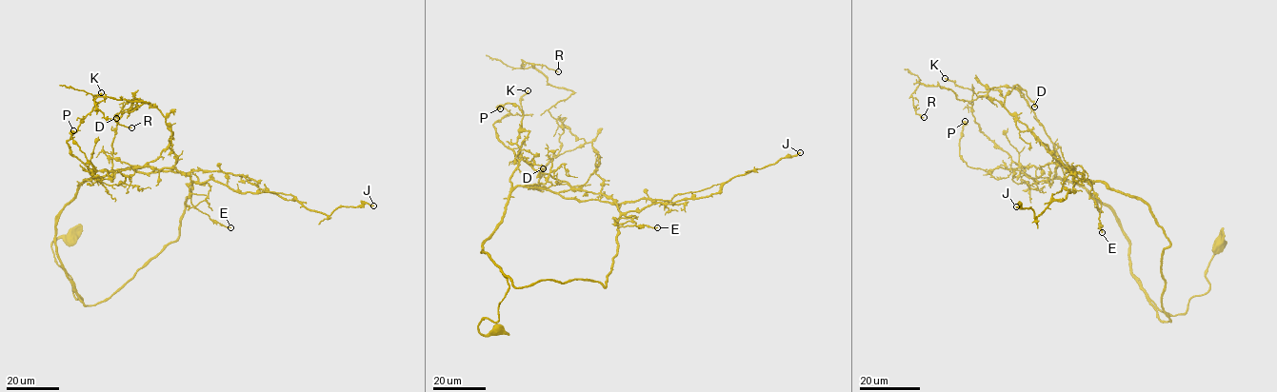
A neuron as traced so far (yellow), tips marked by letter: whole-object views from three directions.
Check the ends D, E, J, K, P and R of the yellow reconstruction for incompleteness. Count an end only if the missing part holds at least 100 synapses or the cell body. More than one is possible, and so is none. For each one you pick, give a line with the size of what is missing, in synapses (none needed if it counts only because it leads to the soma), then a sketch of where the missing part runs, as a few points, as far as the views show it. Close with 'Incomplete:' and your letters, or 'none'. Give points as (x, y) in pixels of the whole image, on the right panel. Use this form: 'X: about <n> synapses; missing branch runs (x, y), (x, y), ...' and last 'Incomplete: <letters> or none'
J: about 110 synapses; missing branch runs (1016, 206), (1017, 201), (1057, 179), (1069, 153), (1073, 153), (1039, 123), (1000, 78)
Incomplete: J

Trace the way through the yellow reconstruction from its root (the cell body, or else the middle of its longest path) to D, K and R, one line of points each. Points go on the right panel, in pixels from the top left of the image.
D: (1219, 244), (1209, 289), (1163, 313), (1119, 219), (1054, 175), (1062, 163), (1005, 97), (1017, 85), (1034, 107)
K: (1219, 244), (1209, 289), (1163, 313), (1117, 216), (1074, 183), (1027, 175), (980, 130), (972, 91), (945, 78)
R: (1219, 244), (1209, 289), (1163, 313), (1016, 89), (918, 82), (924, 117)

